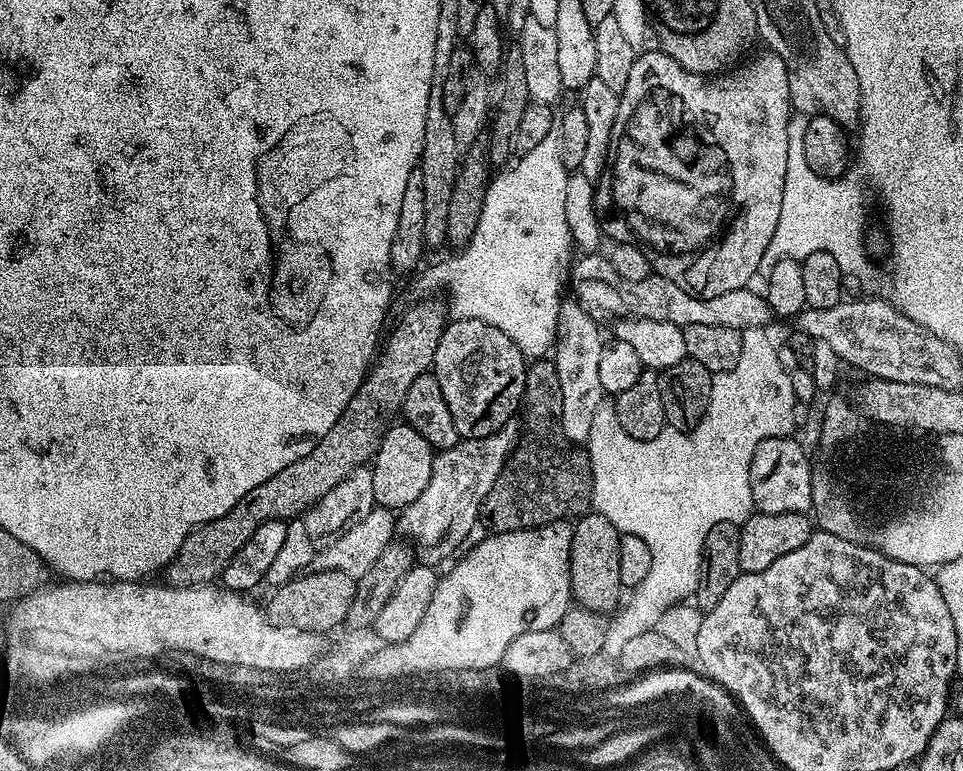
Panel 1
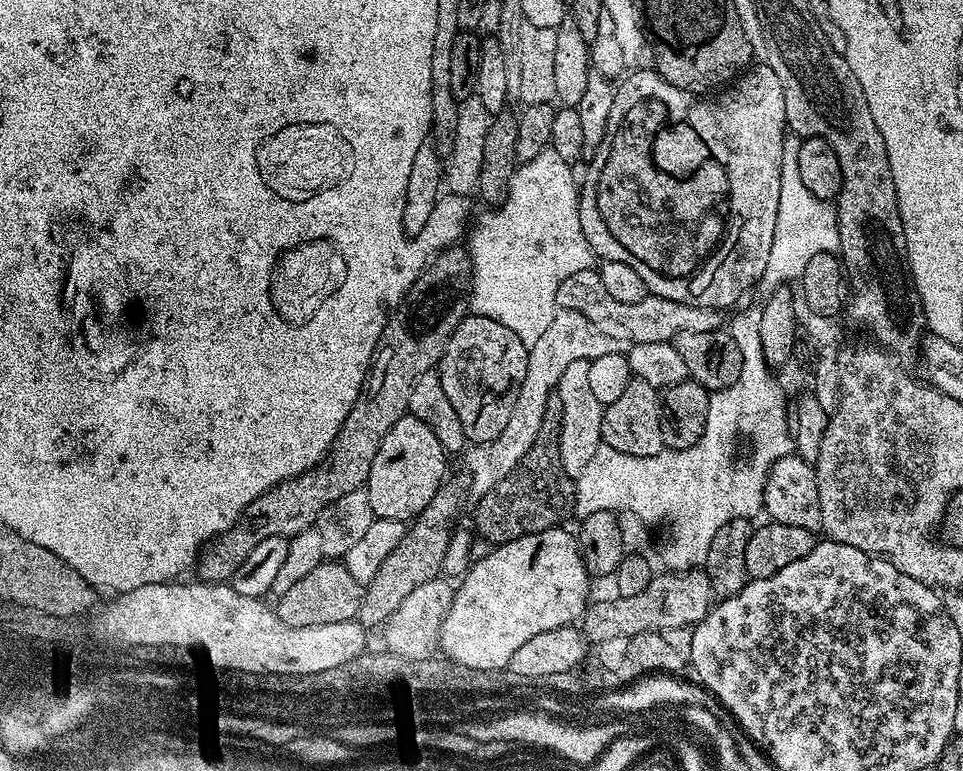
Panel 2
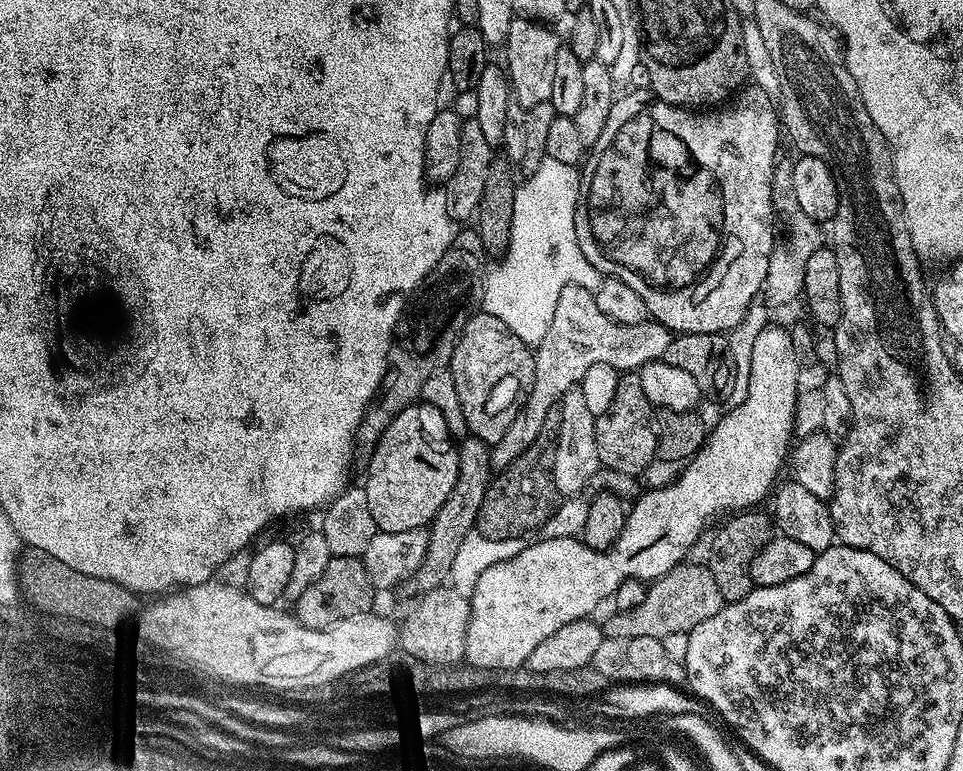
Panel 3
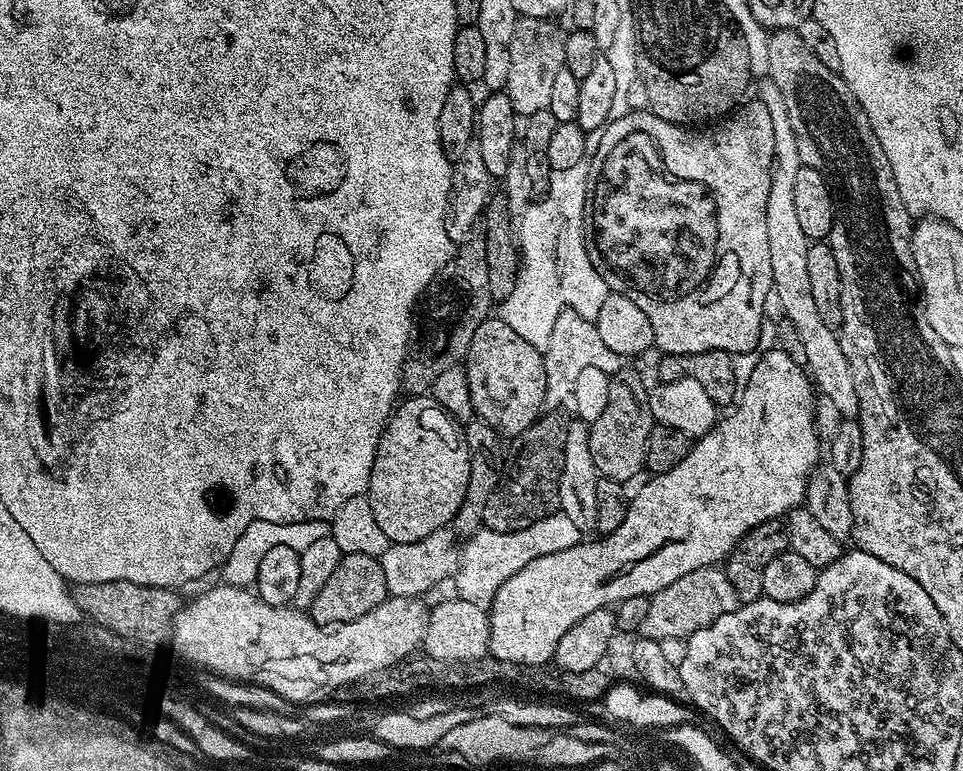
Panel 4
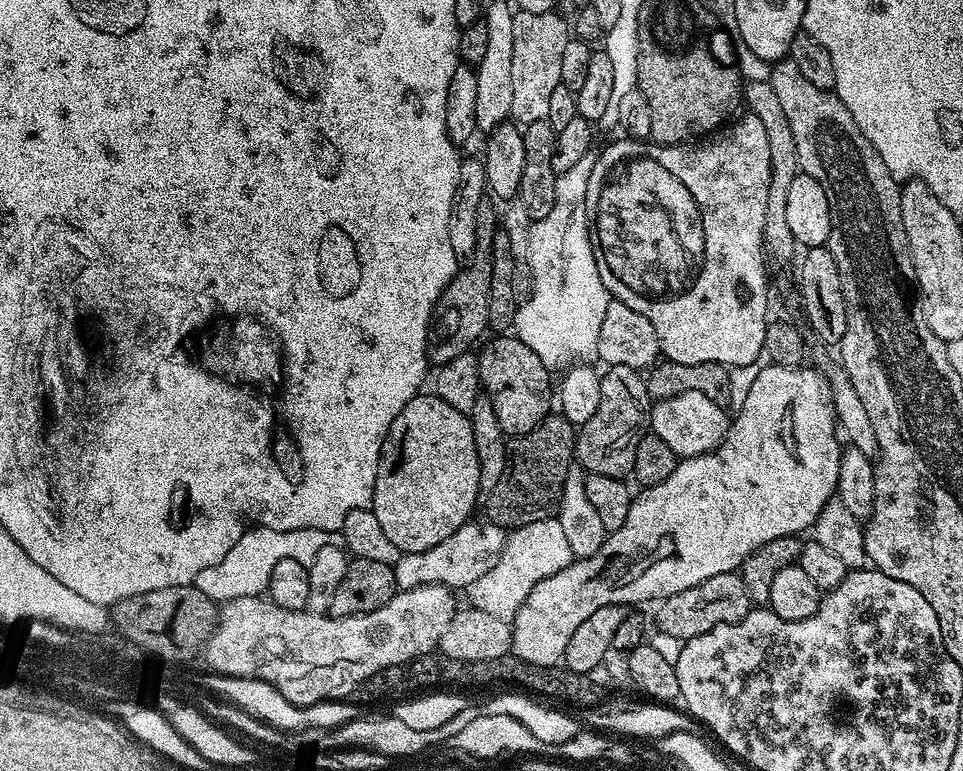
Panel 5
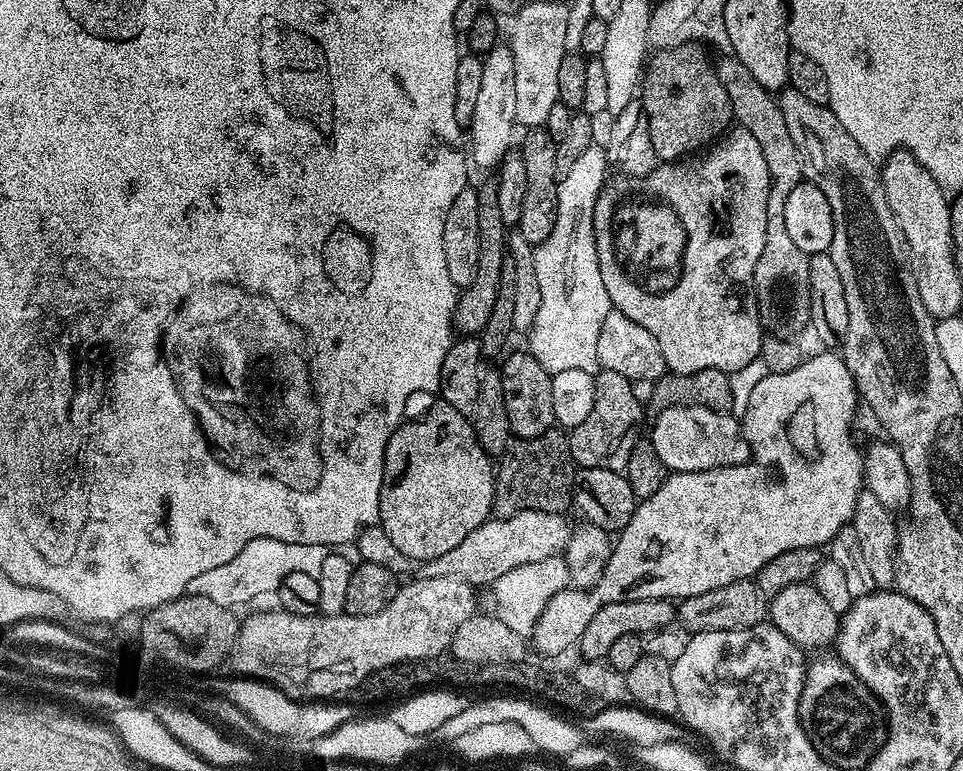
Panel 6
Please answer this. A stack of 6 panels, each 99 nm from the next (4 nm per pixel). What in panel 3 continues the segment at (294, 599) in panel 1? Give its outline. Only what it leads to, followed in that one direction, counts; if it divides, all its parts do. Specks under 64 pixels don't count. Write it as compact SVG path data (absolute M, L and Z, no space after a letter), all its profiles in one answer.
M333 556L326 570L322 570L318 579L306 586L302 598L294 602L294 615L299 624L310 630L333 628L346 618L371 613L372 595L374 589L363 559L359 556Z

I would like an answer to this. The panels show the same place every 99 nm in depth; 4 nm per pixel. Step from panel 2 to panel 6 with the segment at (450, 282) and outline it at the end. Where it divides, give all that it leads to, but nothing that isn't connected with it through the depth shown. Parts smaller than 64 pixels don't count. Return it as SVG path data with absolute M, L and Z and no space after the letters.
M488 178L484 185L476 188L478 194L478 230L480 231L480 253L478 274L470 286L456 297L454 328L464 336L476 336L486 326L490 314L494 314L494 298L498 298L498 286L502 278L502 262L506 259L506 225L502 209L498 207L498 186L495 179Z

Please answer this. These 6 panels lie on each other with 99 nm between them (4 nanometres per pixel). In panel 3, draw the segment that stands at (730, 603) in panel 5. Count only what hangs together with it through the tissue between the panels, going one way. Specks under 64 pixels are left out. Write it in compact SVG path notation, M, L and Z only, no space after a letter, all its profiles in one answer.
M685 562L674 566L674 570L662 574L648 584L642 606L625 612L613 611L608 624L606 623L606 632L609 637L624 636L628 640L662 640L668 634L682 634L694 630L694 626L706 622L706 618L714 618L714 614L718 614L718 610L722 610L725 603L722 590L718 590L718 582L714 582L714 574L708 569L707 563Z

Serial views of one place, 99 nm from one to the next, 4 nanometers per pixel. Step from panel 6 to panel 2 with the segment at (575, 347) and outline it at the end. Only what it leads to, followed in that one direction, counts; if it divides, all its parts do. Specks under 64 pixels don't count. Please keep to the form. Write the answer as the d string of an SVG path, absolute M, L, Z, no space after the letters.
M551 146L526 165L513 184L512 200L500 206L500 216L484 220L484 228L479 234L472 234L466 247L468 257L472 259L471 311L478 316L494 318L494 322L502 322L502 326L514 330L524 344L531 346L542 338L546 326L554 322L556 295L562 282L566 282L570 274L592 268L594 253L586 242L586 234L582 234L580 189L577 177L576 180L572 177L573 165L558 158Z

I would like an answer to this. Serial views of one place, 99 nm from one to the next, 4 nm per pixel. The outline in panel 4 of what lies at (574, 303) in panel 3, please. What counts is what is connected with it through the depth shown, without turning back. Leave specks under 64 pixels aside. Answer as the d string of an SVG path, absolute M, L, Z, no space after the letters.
M566 310L558 314L554 322L554 330L550 330L550 342L543 349L544 365L546 366L546 398L545 409L556 410L569 403L574 381L578 379L578 373L586 370L586 366L598 366L598 370L606 370L614 373L622 367L622 358L602 342L602 334L598 334L595 323L587 320L585 316L579 316L577 312Z

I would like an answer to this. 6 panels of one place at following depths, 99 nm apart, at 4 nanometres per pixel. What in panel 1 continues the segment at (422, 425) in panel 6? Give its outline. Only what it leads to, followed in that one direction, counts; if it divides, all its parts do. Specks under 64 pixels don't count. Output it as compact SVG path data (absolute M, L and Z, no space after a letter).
M399 422L387 429L376 448L376 455L370 461L372 477L374 478L374 498L382 508L399 510L414 502L418 494L430 482L432 473L432 457L434 449L418 430L414 430L406 422Z

